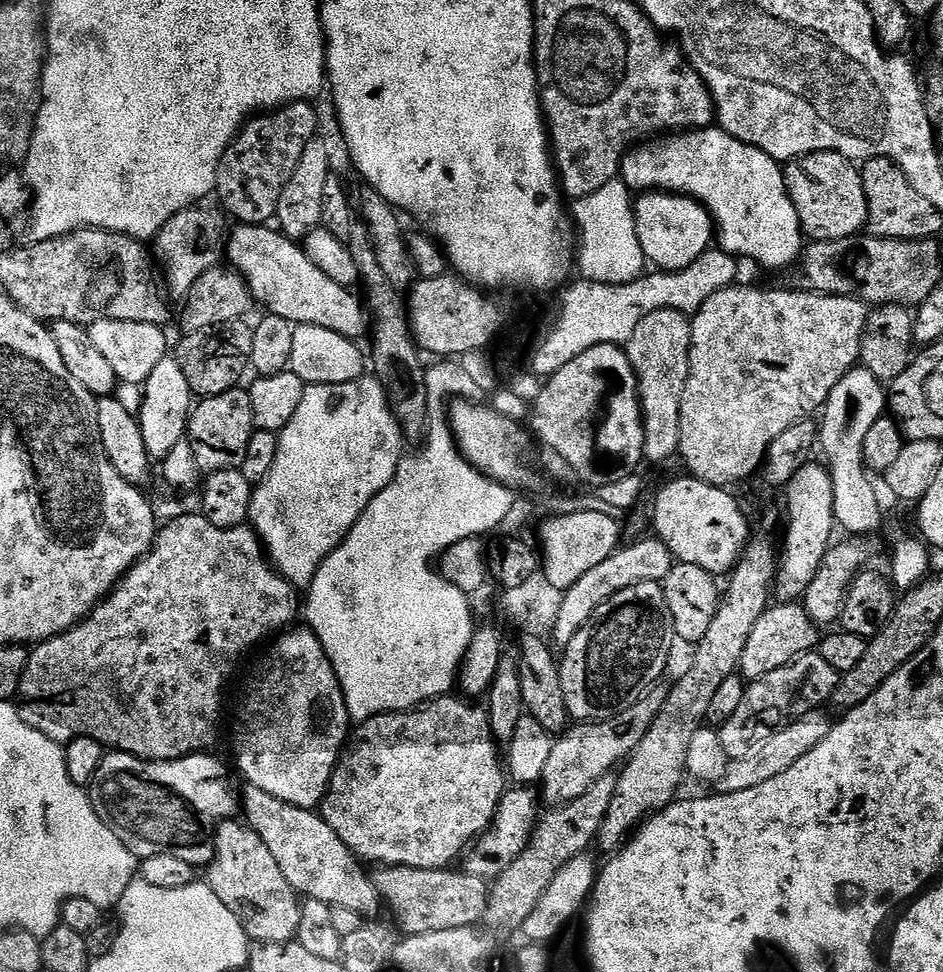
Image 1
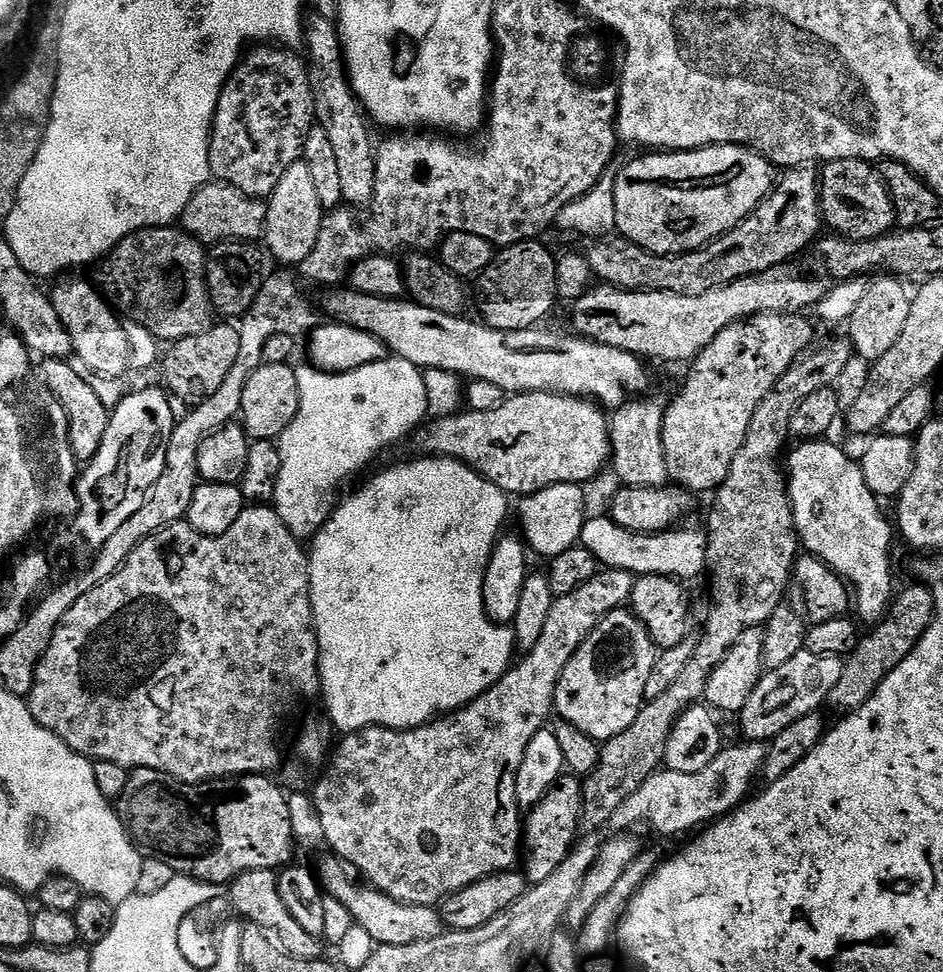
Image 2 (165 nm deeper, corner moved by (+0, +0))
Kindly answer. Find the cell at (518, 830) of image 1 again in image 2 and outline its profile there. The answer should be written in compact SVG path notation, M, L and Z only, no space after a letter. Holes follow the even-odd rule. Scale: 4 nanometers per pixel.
M564 774L534 807L527 809L522 820L522 871L529 885L546 882L546 878L550 878L572 852L582 828L583 793L581 777Z

